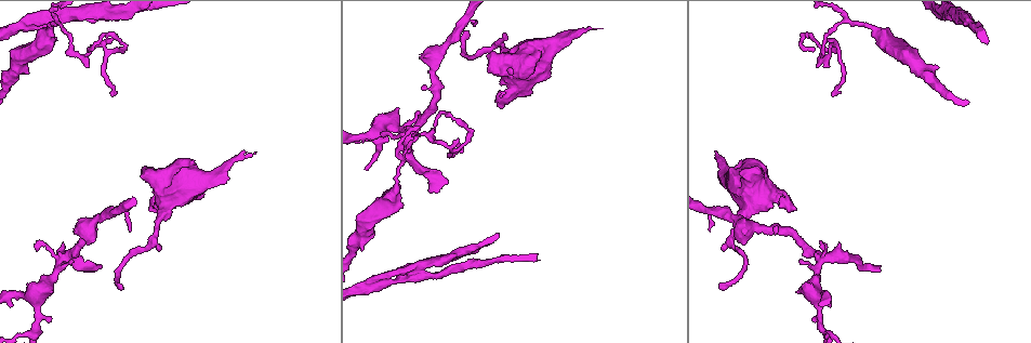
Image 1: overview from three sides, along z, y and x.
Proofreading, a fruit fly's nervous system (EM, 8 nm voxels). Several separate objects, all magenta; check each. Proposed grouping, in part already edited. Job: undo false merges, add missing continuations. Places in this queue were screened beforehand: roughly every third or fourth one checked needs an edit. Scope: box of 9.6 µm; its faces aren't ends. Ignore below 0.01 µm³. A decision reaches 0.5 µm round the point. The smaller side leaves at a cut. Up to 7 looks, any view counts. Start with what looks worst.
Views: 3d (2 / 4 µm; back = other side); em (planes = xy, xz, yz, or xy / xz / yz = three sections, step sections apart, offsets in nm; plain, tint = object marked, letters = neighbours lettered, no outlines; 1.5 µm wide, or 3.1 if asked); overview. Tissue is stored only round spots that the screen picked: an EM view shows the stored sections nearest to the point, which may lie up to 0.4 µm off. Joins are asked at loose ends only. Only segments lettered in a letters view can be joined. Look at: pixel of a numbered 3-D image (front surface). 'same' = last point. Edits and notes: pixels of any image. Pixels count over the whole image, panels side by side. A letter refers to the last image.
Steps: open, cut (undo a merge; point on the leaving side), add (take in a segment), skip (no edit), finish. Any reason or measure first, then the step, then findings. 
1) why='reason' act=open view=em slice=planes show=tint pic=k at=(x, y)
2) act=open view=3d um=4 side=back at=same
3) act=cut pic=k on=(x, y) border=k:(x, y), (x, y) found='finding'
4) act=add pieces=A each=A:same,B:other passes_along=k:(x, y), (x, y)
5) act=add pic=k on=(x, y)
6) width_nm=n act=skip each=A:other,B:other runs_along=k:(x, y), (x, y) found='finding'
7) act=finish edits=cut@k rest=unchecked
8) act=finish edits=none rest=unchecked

why='branch stops here' act=open view=3d um=4 pic=1 at=(872, 265)

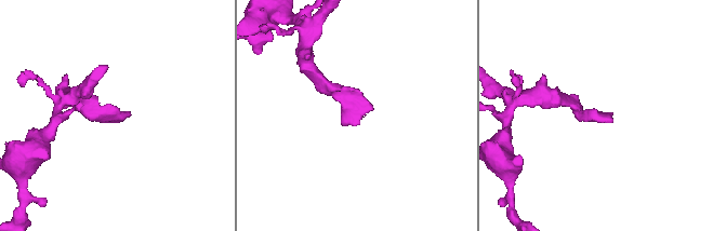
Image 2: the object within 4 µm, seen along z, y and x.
why='shape alone is not enough' act=open view=em slice=yz step=8 show=tint pic=2 at=(129, 111)

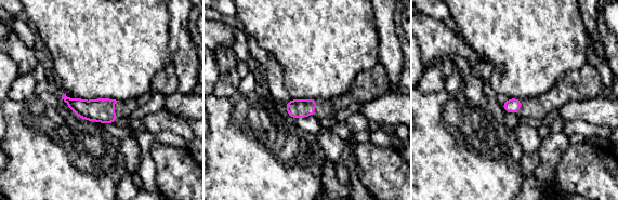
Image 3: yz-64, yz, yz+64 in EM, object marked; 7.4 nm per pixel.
why='cut it another way' act=open view=em slice=xz step=4 show=letters at=same

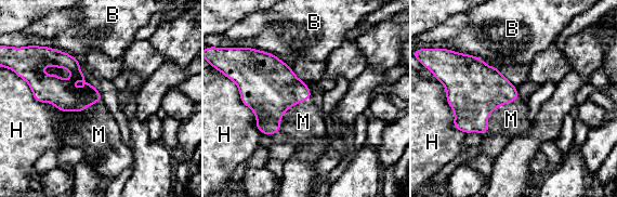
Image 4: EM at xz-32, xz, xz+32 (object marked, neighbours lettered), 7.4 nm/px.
act=add pieces=M each=B:other,H:other,M:same passes_along=4:(474, 90), (495, 108), (511, 119) found='the neuron continues'

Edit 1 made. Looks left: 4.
act=open view=overview

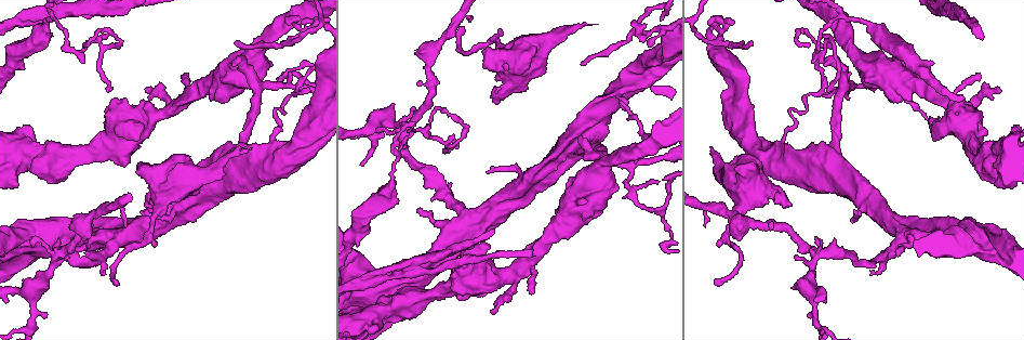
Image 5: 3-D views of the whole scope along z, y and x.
why='thin end' act=open view=em slice=planes show=letters pic=5 at=(139, 212)

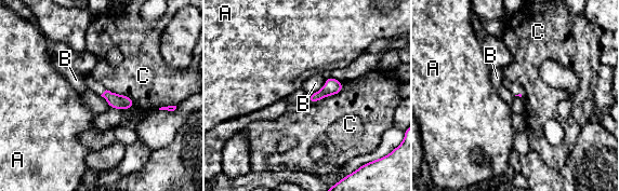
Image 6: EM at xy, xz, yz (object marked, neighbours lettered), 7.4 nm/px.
act=skip each=A:other,B:other,C:other border=6:(327, 78), (319, 90), (310, 94) found='no lettered segment goes on from it'

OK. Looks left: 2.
why='tapers out' act=open view=3d um=4 pic=5 at=(146, 89)

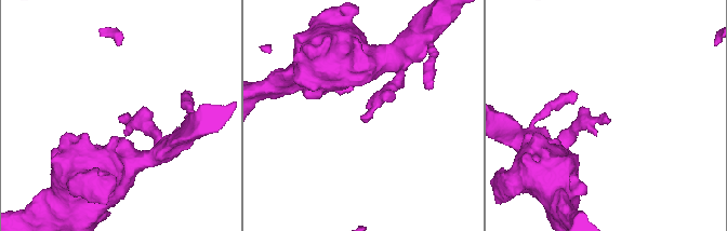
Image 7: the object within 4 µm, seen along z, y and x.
why='shape alone is not enough' act=open view=em slice=planes show=letters pic=7 at=(120, 117)

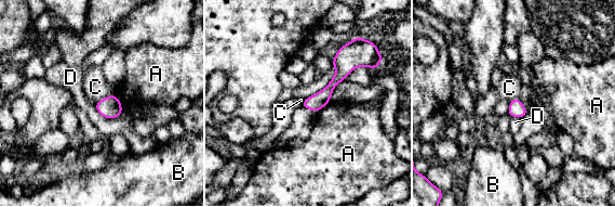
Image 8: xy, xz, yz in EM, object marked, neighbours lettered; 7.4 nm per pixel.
act=skip each=A:other,B:other,C:other,D:other border=8:(114, 93), (102, 98), (94, 104) found='no lettered segment goes on from it'

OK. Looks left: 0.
act=finish edits=add@4 rest=unchecked

